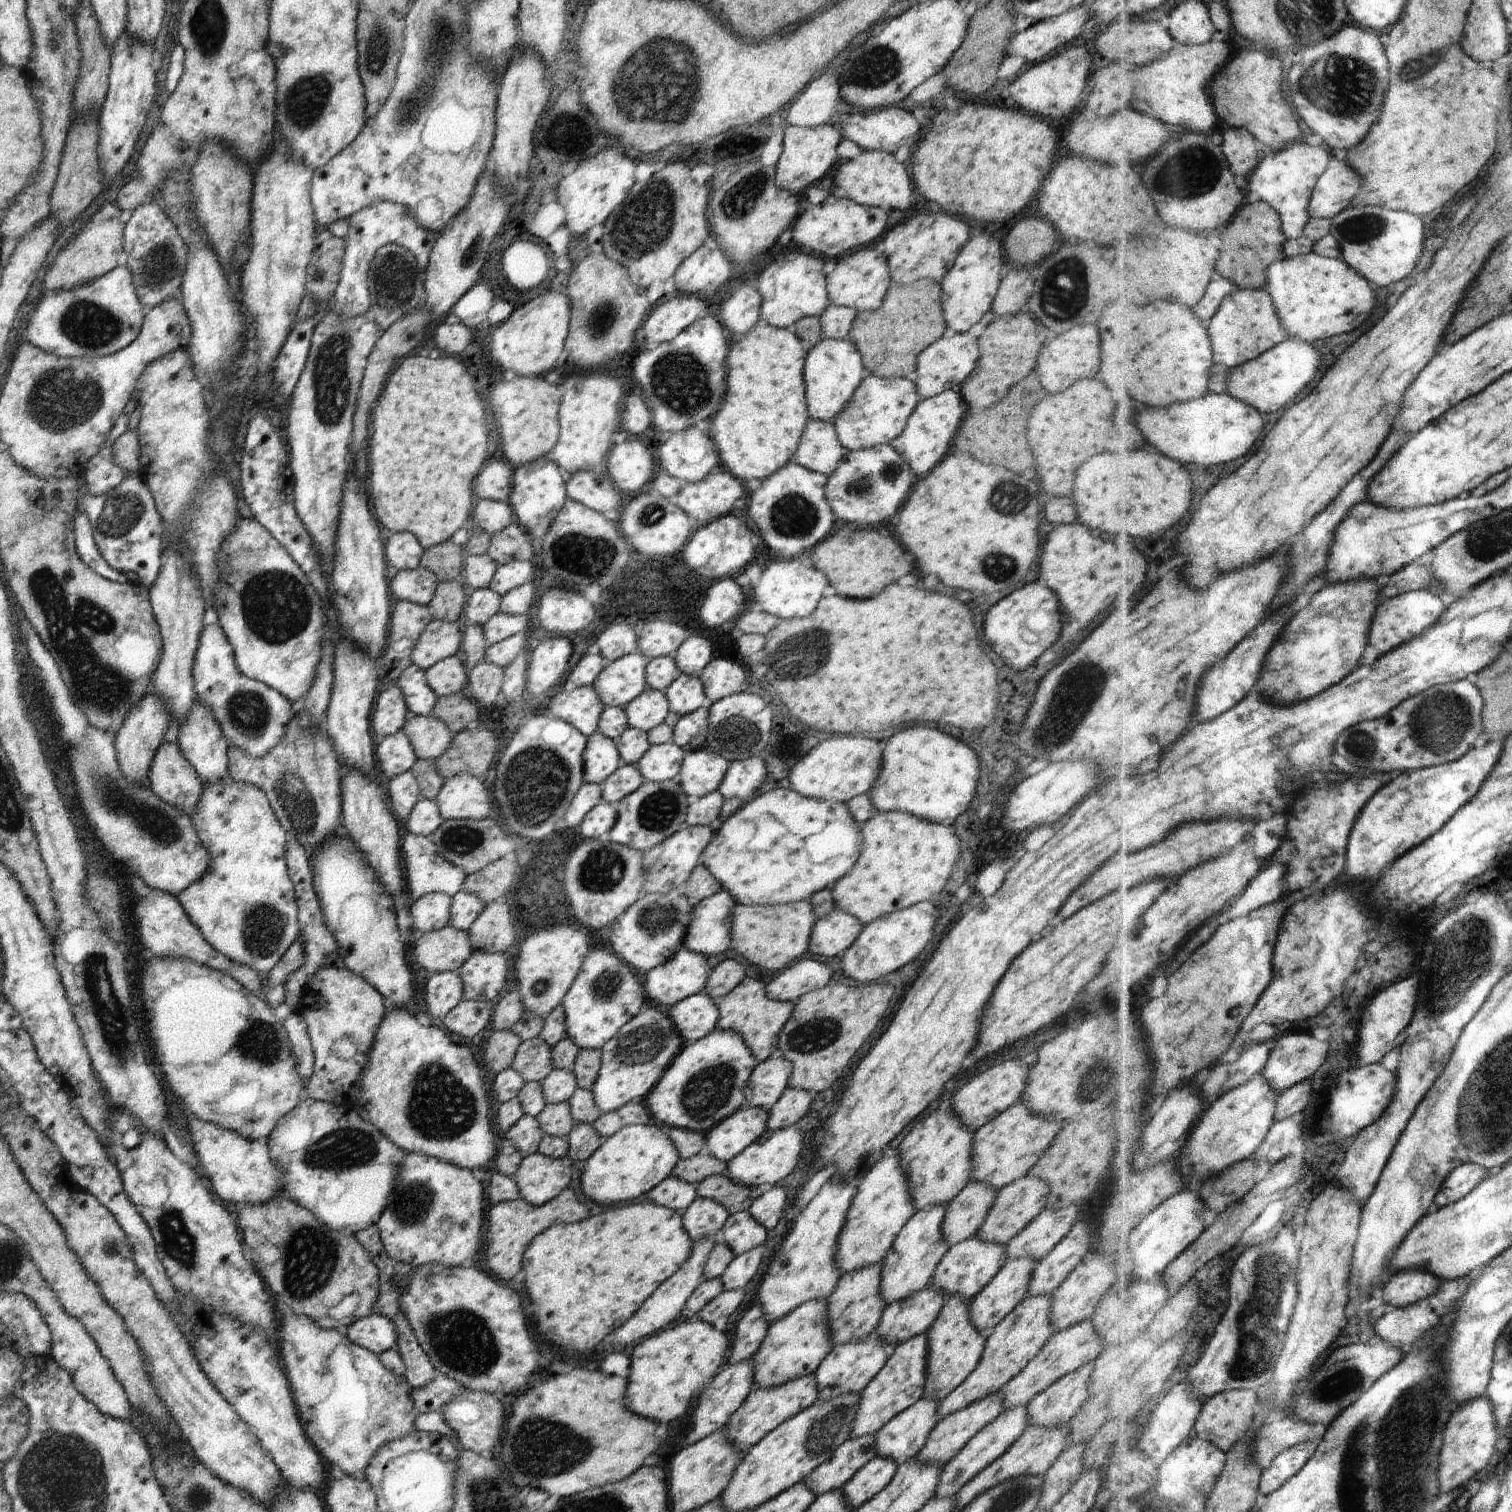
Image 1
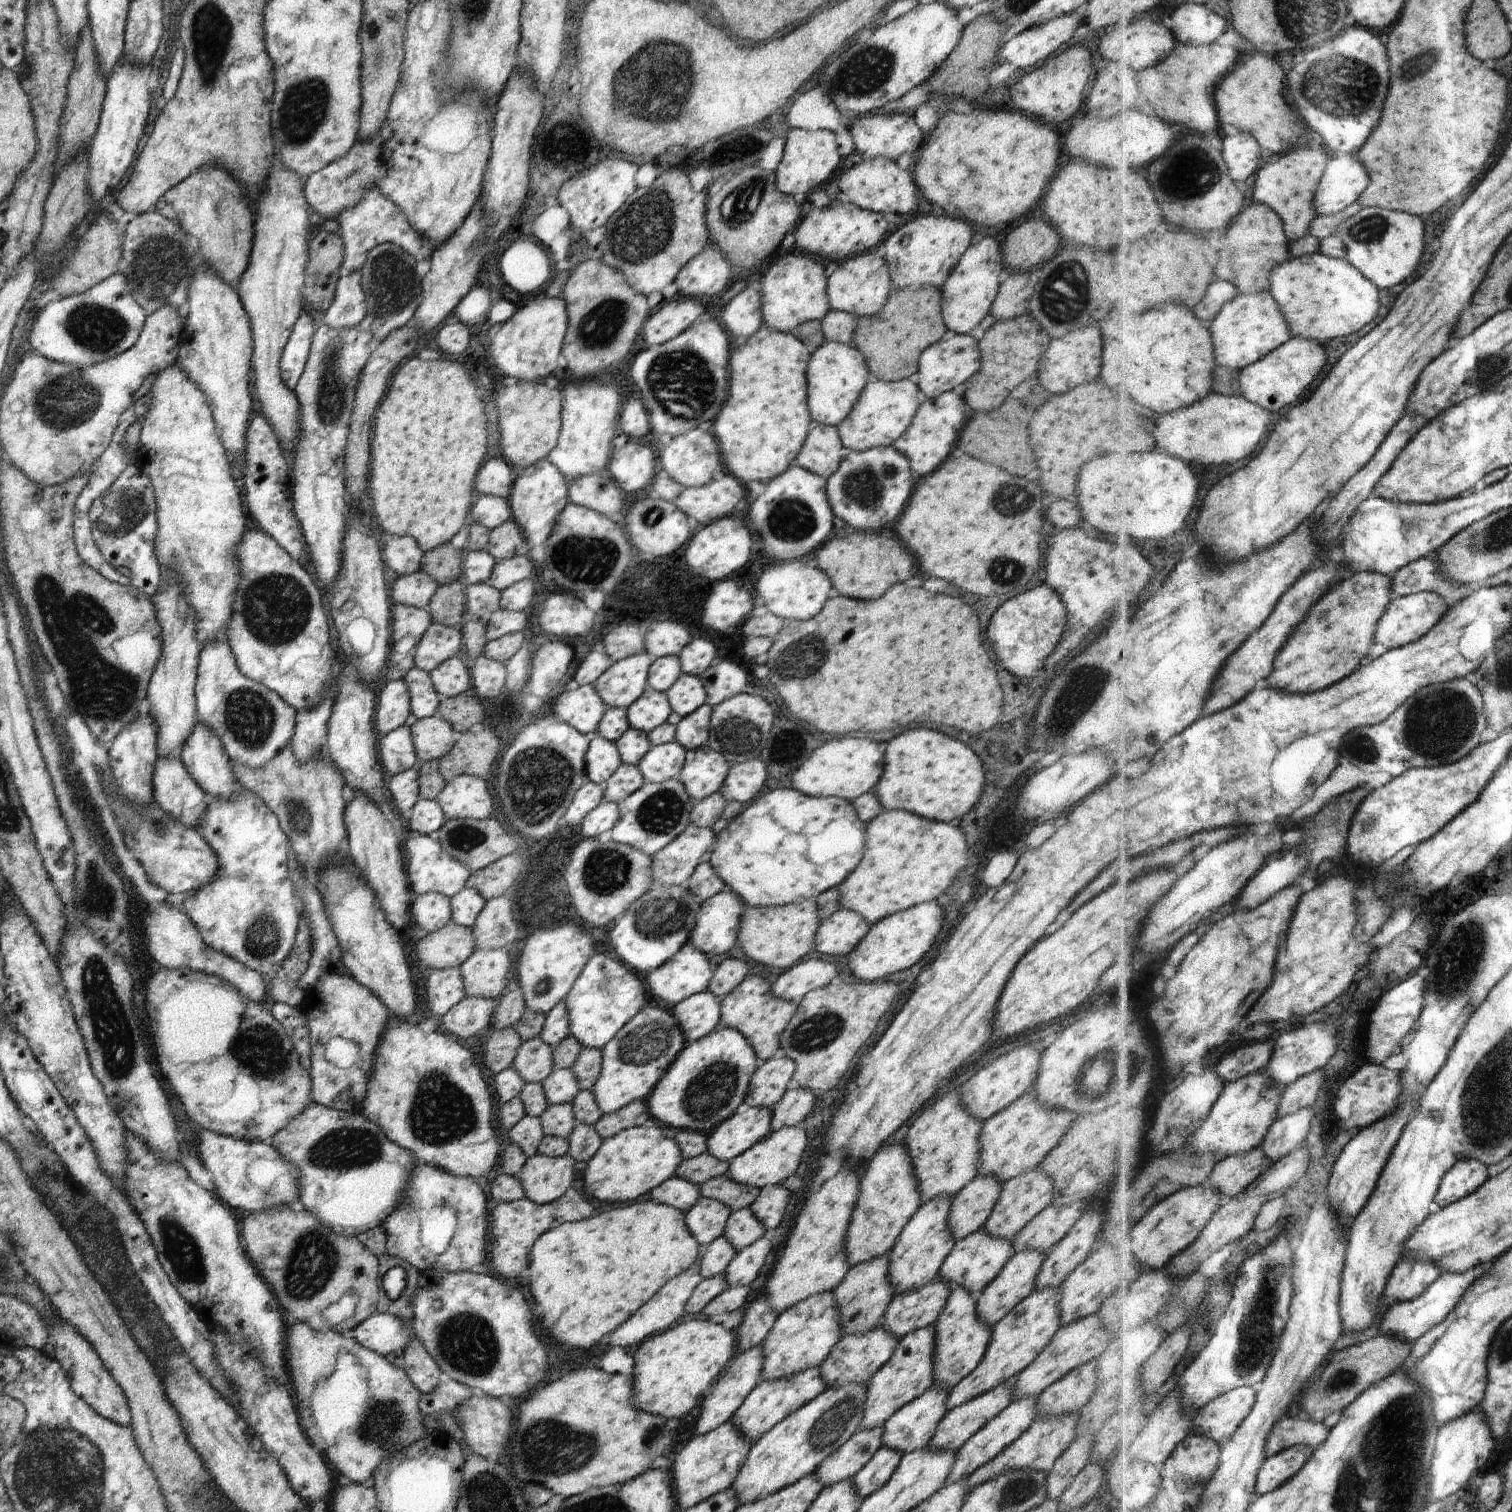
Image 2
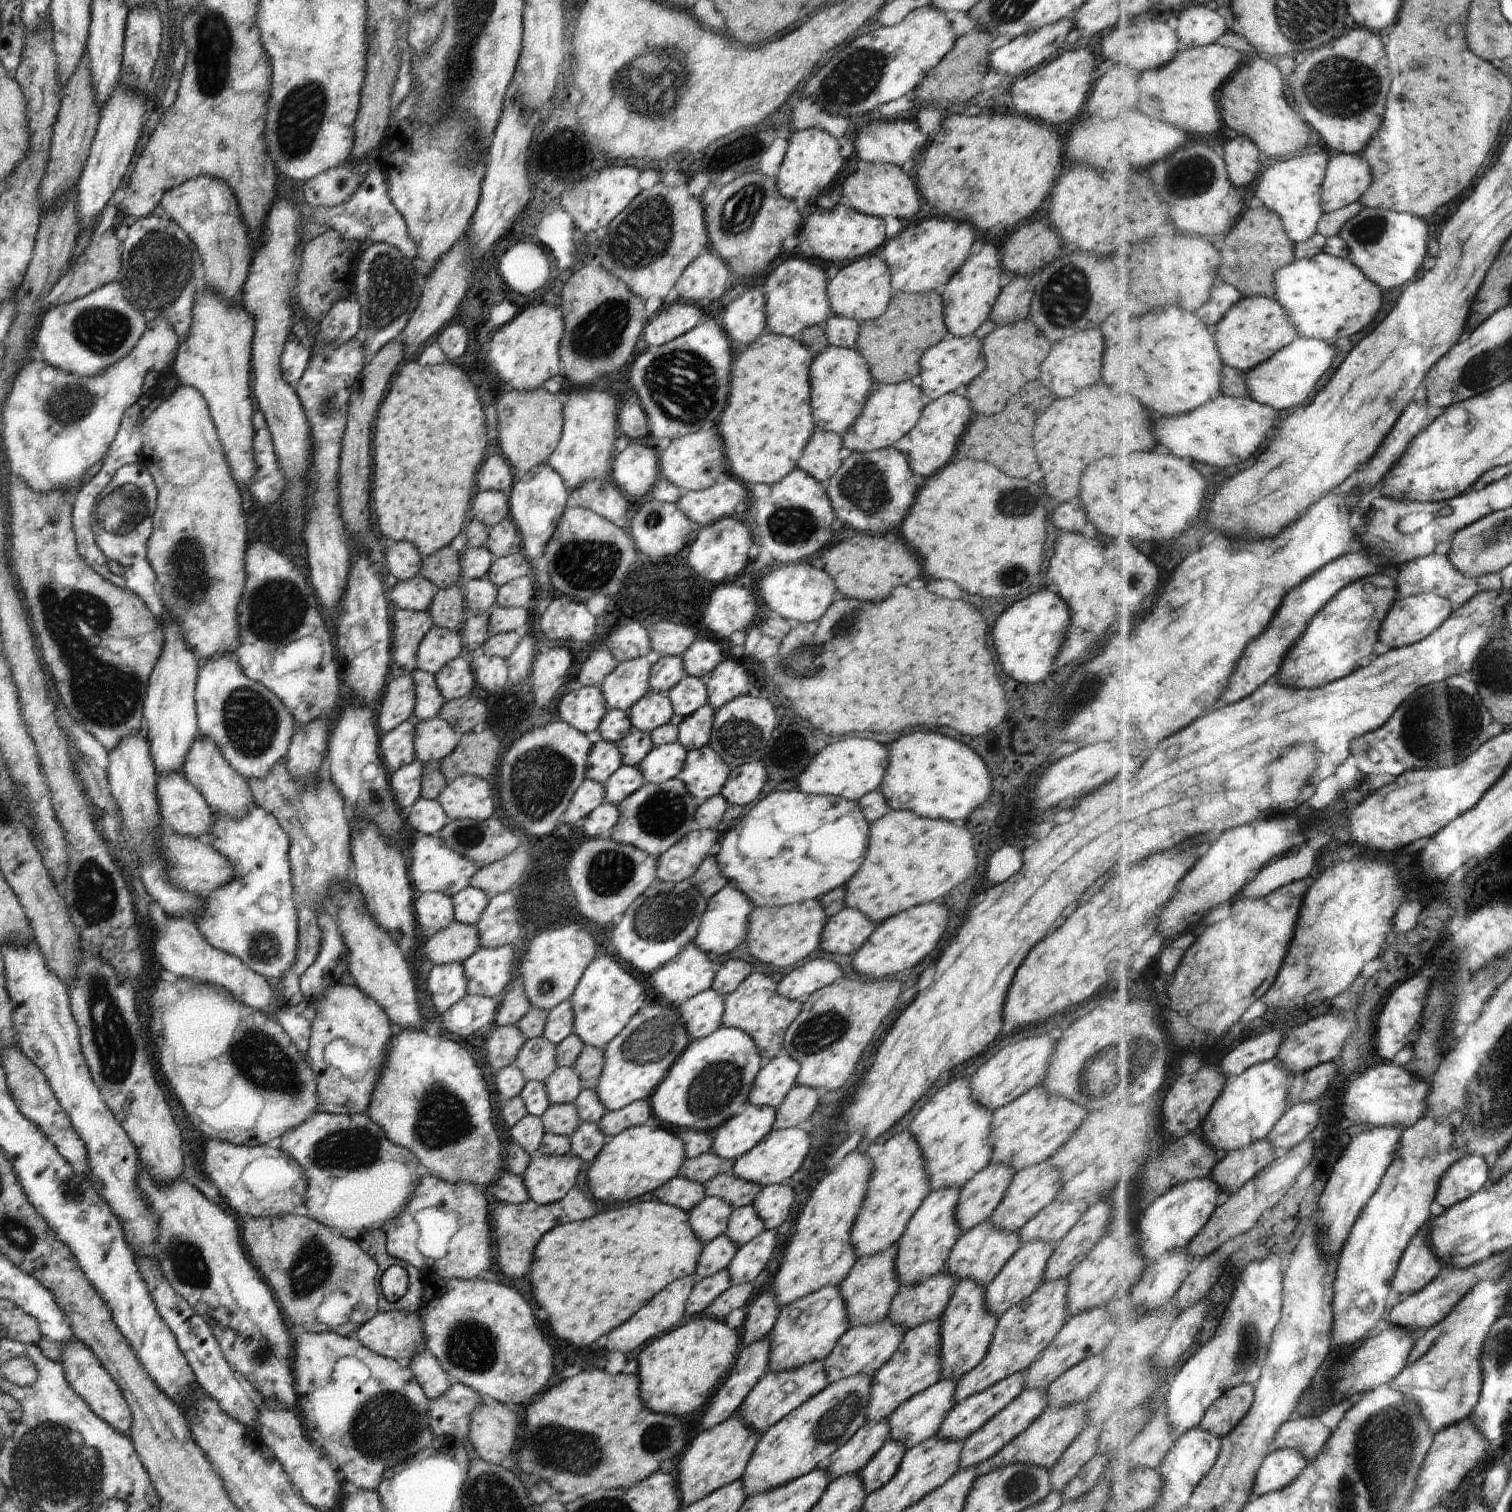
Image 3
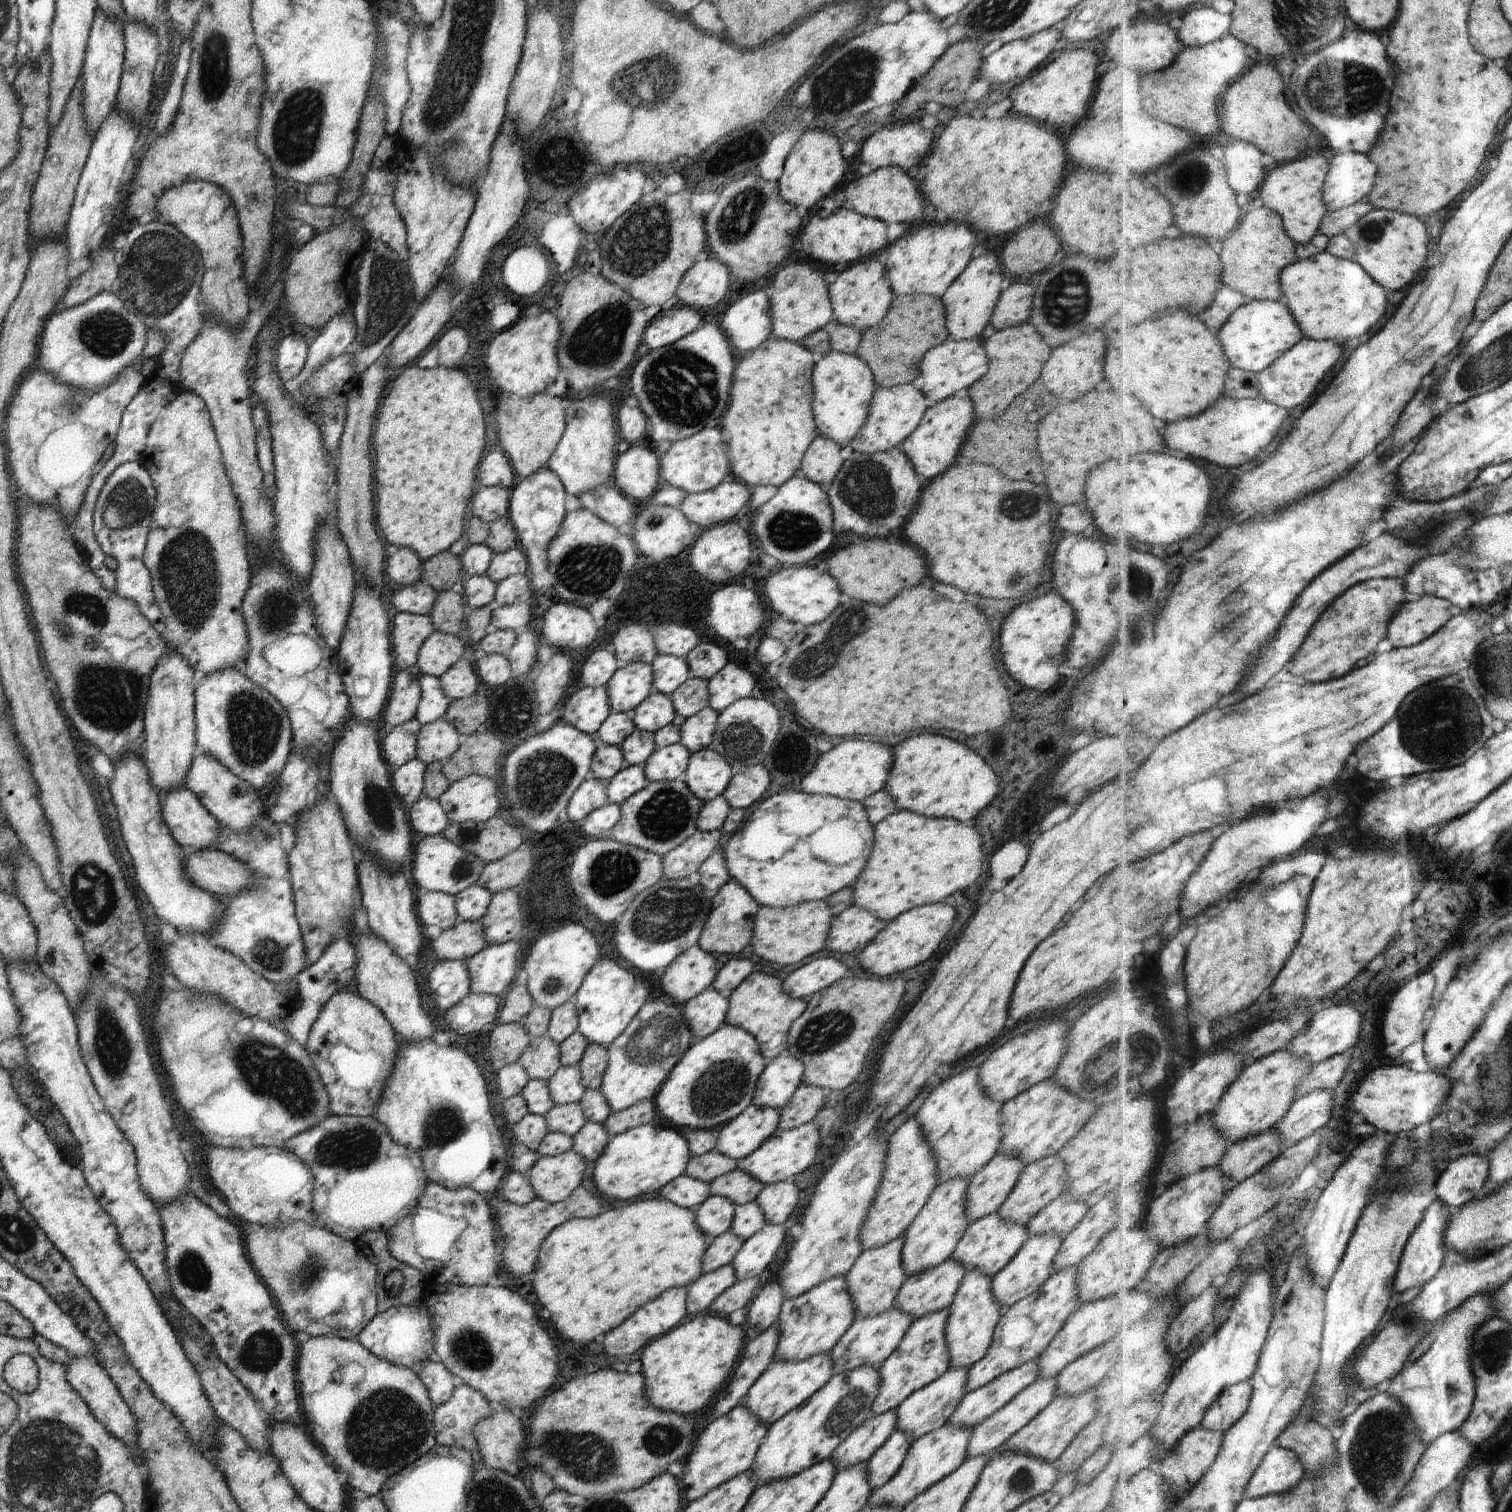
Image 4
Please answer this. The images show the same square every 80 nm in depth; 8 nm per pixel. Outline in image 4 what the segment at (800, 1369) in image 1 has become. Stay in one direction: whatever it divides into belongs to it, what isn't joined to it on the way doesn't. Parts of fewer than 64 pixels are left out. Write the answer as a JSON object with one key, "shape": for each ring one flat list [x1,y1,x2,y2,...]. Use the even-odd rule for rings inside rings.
{"shape":[[845,1276,824,1281,802,1296,784,1299,777,1320,779,1341,775,1360,803,1361,828,1353,856,1320,856,1312,847,1291]]}

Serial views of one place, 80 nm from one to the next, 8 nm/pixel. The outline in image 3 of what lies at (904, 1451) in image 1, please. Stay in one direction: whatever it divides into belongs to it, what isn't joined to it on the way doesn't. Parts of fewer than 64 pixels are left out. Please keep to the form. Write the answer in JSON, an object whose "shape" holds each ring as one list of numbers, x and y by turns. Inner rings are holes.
{"shape":[[940,1379,930,1388,903,1402,888,1418,890,1440,900,1441,907,1451,929,1438,936,1437,944,1417,955,1405,953,1396,957,1382,953,1379]]}

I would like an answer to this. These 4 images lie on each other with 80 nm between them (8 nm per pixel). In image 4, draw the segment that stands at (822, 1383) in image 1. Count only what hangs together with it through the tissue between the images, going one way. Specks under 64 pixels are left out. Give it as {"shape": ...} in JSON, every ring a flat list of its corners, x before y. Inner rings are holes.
{"shape":[[895,1306,879,1315,857,1319,829,1352,832,1358,833,1374,841,1375,864,1365,879,1368,898,1348,912,1321,913,1319,907,1313,900,1312]]}

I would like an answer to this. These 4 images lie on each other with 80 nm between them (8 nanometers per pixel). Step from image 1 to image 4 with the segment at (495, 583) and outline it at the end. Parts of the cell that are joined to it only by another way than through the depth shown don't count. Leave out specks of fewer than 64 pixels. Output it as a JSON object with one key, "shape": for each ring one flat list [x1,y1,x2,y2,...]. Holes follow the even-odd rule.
{"shape":[[514,547,503,553,494,553,485,574,496,584,514,575,530,577,529,562,521,548]]}

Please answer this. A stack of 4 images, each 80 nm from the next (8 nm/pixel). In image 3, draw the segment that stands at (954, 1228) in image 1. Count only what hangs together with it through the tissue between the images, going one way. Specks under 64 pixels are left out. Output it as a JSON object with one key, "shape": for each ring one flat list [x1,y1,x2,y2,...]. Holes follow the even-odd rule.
{"shape":[[990,1163,959,1190,955,1219,962,1234,989,1220,1015,1174,1012,1167]]}

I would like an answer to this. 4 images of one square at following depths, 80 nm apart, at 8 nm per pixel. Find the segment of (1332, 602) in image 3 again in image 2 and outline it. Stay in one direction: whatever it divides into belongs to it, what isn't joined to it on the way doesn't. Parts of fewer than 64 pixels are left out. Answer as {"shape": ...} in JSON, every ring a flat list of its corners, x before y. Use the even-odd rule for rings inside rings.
{"shape":[[1365,571,1344,580,1312,608,1296,636,1279,652,1276,668,1267,678,1270,688,1284,692,1320,692,1352,676,1376,644,1376,632,1392,602,1395,580]]}

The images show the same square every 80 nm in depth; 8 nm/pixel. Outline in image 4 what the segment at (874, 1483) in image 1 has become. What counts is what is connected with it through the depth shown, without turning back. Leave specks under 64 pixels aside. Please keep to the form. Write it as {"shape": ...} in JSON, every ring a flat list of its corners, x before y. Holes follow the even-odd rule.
{"shape":[[894,1431,867,1460,867,1479,873,1489,884,1486,900,1470,912,1442,909,1434]]}

